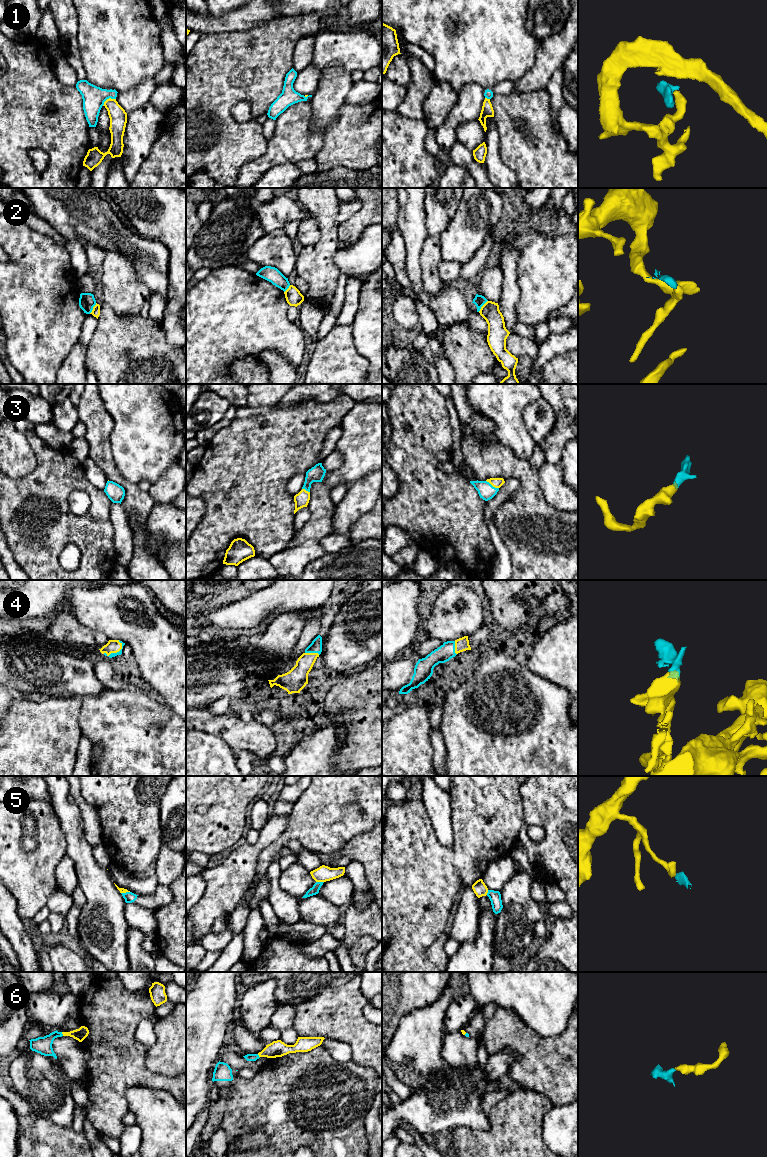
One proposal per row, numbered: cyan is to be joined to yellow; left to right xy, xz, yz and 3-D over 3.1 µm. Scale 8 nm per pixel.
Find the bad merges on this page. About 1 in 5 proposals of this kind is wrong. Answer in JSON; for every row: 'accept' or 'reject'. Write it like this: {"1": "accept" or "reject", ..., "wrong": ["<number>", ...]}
{"1": "reject", "2": "reject", "3": "accept", "4": "accept", "5": "reject", "6": "accept", "wrong": ["1", "2", "5"]}

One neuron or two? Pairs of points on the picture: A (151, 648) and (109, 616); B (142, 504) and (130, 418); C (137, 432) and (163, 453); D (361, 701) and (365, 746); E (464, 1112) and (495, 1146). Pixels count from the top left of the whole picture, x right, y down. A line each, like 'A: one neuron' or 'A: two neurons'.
A: one neuron
B: two neurons
C: one neuron
D: one neuron
E: two neurons

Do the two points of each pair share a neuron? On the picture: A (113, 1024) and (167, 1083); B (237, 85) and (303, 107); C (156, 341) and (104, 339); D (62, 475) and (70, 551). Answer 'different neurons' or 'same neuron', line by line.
A: same neuron
B: different neurons
C: same neuron
D: different neurons

